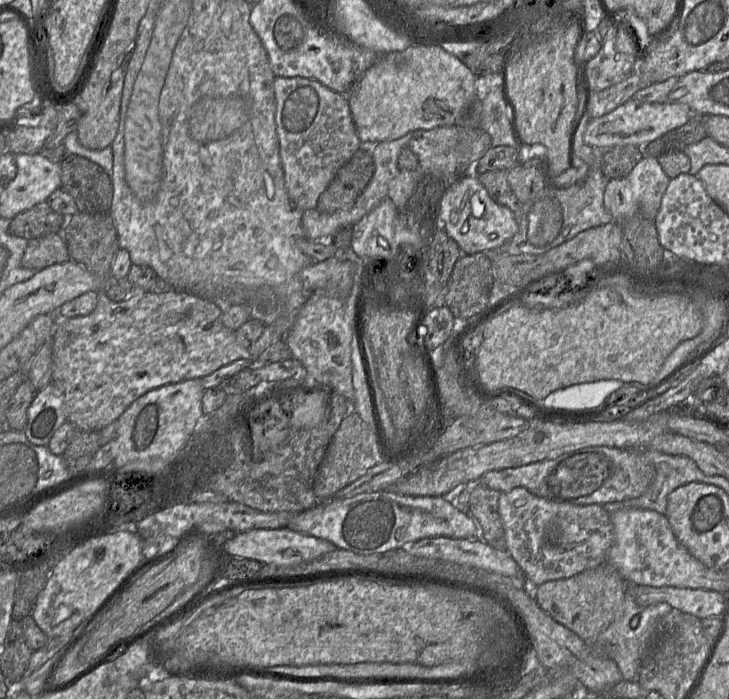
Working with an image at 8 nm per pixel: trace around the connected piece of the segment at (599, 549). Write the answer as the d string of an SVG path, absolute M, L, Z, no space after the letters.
M516 487L501 492L499 513L508 552L533 586L569 578L605 563L615 540L610 512L599 504L558 503Z

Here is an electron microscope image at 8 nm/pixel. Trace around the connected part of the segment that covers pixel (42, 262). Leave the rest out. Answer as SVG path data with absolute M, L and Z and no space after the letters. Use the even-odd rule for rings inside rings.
M53 233L29 240L21 265L31 270L42 270L69 259L69 248L62 233Z

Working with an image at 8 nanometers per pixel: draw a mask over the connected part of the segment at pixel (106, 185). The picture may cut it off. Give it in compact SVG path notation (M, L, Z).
M68 153L60 163L61 189L76 202L80 213L109 214L112 199L112 179L91 160Z

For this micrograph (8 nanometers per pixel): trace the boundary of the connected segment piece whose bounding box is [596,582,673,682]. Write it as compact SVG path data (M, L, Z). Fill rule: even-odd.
M627 582L625 600L622 606L622 615L614 620L606 630L598 634L597 642L599 649L596 650L596 652L609 659L613 659L624 680L638 682L639 666L644 643L653 632L653 628L657 623L667 615L673 607L668 603L657 603L649 606L639 605L635 597L636 585L637 584Z

